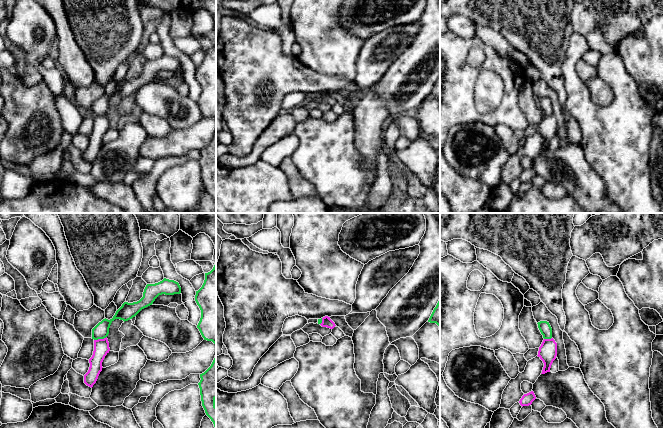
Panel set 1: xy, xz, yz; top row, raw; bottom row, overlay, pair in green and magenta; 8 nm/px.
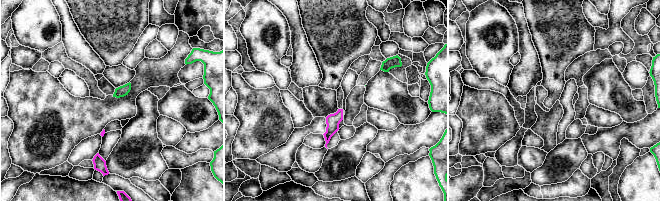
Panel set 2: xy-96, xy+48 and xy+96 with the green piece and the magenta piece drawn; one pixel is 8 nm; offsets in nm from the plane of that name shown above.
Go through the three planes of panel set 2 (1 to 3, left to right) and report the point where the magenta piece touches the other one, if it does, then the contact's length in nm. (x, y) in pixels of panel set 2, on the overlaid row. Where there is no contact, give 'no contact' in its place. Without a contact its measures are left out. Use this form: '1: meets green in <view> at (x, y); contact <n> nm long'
1: no contact
2: no contact
3: no contact

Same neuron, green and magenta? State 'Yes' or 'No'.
No

